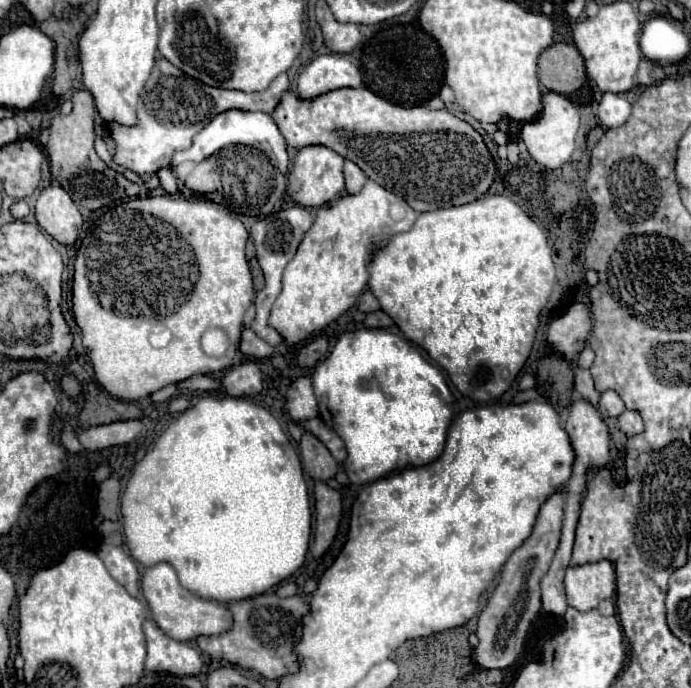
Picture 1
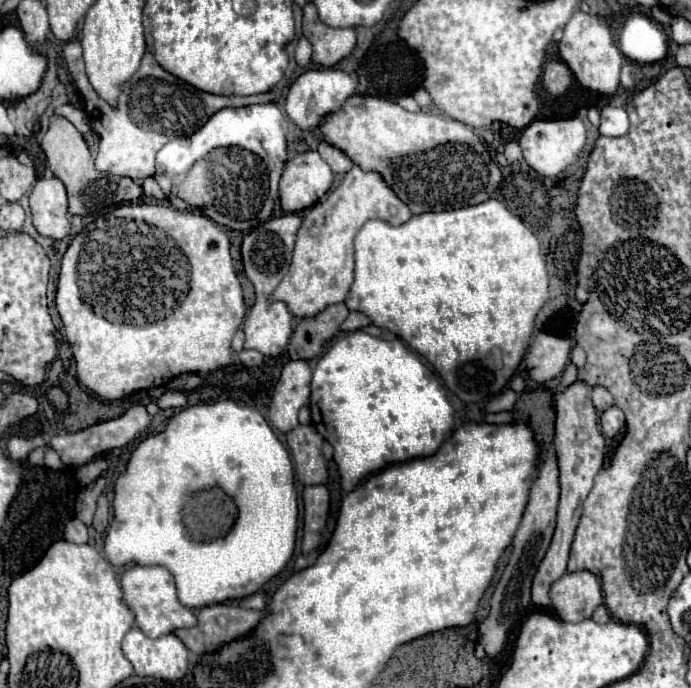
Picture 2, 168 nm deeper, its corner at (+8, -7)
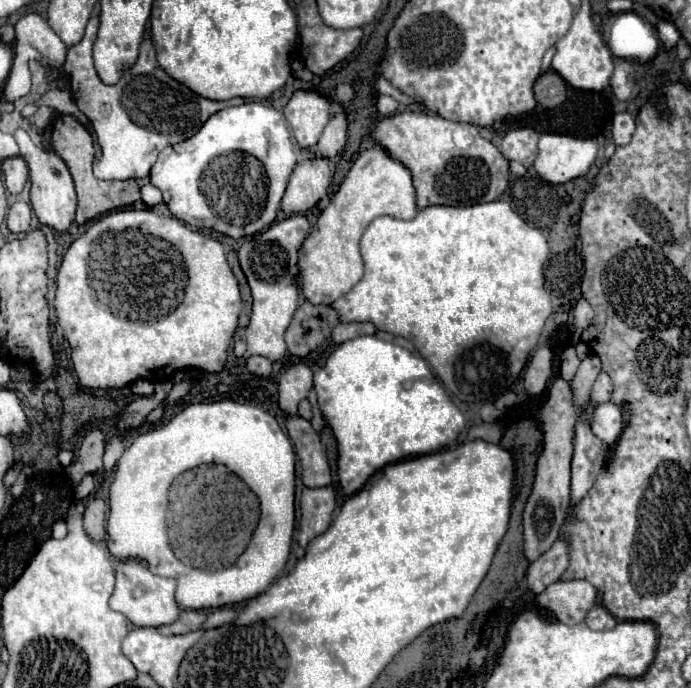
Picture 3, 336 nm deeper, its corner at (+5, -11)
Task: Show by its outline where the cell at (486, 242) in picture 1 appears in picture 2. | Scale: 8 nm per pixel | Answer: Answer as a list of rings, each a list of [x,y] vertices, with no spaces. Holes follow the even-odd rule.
[[[494,198],[476,204],[476,206],[466,206],[460,210],[450,210],[450,212],[424,212],[418,216],[412,216],[406,224],[402,226],[390,226],[384,220],[368,220],[362,230],[356,234],[354,240],[356,246],[356,278],[354,284],[350,286],[350,294],[346,296],[344,304],[348,306],[348,310],[356,310],[366,314],[376,326],[380,328],[388,328],[392,332],[396,332],[402,340],[406,340],[416,352],[420,352],[444,378],[446,386],[462,400],[462,402],[474,402],[480,396],[486,394],[486,398],[498,394],[506,384],[508,378],[512,376],[512,370],[516,368],[516,364],[522,358],[522,352],[526,348],[526,342],[532,334],[532,326],[534,326],[534,318],[538,314],[538,310],[542,308],[542,304],[548,300],[548,272],[546,272],[546,264],[544,258],[540,254],[540,244],[536,240],[536,236],[524,226],[524,222],[510,214],[506,210],[506,206]],[[492,350],[500,350],[500,362],[496,366],[496,360],[492,358]]]

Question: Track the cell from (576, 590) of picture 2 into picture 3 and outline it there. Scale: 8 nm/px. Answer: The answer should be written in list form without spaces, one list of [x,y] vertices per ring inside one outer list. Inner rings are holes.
[[[559,580],[537,596],[537,604],[551,610],[563,624],[575,626],[597,604],[597,588],[587,580]]]

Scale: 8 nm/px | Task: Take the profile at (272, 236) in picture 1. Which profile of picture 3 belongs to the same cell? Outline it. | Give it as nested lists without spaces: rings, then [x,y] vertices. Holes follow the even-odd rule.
[[[295,214],[283,222],[273,224],[261,234],[247,238],[239,248],[239,262],[253,294],[253,314],[247,326],[245,358],[261,354],[269,356],[271,362],[277,362],[287,352],[285,330],[299,304],[299,290],[297,286],[291,284],[291,280],[297,274],[297,252],[307,232],[309,232],[307,218],[303,214]]]

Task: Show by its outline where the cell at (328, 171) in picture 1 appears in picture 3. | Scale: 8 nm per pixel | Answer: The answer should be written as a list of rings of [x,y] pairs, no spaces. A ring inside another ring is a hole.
[[[313,158],[297,164],[289,178],[287,192],[281,200],[281,210],[287,216],[307,212],[323,196],[327,196],[331,180],[333,174],[325,158]]]

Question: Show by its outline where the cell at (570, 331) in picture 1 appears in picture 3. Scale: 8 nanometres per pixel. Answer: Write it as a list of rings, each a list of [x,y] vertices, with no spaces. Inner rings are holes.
[[[541,346],[535,350],[535,354],[531,356],[527,368],[525,368],[525,390],[533,396],[541,394],[553,374],[553,354],[549,350],[549,346]]]

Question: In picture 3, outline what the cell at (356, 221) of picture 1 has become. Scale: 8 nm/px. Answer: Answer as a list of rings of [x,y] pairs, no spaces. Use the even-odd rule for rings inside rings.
[[[375,146],[359,154],[329,206],[319,214],[305,244],[299,252],[299,272],[295,286],[311,304],[333,304],[339,296],[349,292],[363,276],[363,258],[359,254],[359,240],[369,222],[377,216],[393,216],[411,220],[417,214],[415,192],[409,170],[387,156],[383,148]]]

